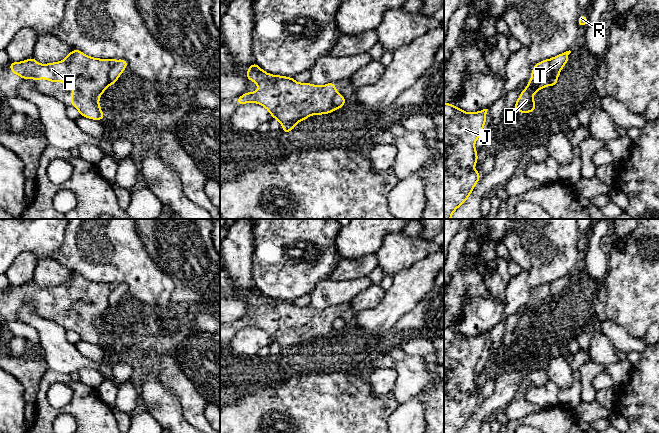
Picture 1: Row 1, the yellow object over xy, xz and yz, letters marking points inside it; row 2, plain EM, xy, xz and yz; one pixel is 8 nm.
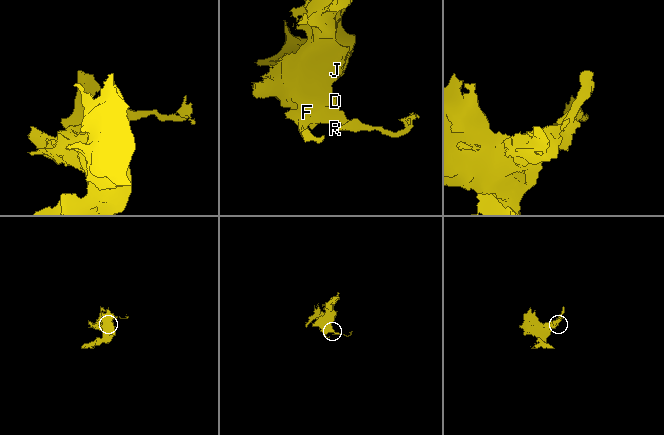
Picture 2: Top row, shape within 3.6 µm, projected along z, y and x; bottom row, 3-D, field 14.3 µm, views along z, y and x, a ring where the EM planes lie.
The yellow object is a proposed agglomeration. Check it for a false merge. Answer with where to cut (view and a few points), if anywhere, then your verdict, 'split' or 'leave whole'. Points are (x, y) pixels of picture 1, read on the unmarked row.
no cut | leave whole

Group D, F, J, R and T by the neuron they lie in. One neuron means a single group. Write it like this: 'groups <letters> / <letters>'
groups D F J R T

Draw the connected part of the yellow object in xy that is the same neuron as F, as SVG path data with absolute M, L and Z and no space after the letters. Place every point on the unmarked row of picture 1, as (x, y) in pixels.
M72 274L64 284L48 288L38 288L34 280L22 286L10 286L9 292L14 299L20 299L21 303L31 302L40 305L41 302L50 306L64 306L71 308L74 313L71 316L71 329L80 339L93 343L103 344L105 338L99 330L99 322L106 312L117 306L119 300L128 291L125 283L99 283L85 279L80 274Z

